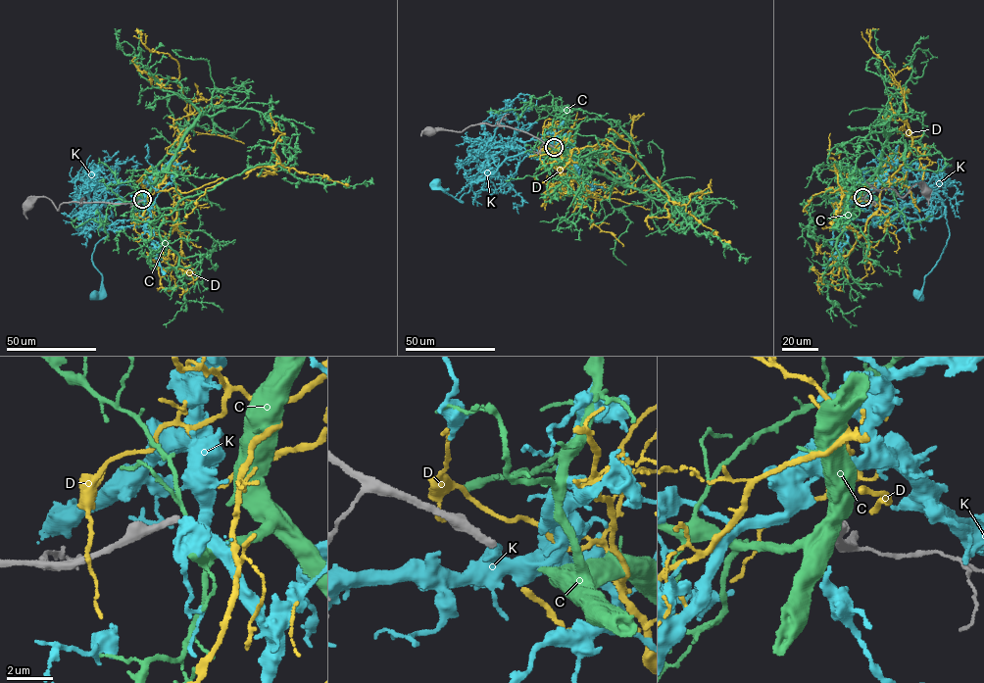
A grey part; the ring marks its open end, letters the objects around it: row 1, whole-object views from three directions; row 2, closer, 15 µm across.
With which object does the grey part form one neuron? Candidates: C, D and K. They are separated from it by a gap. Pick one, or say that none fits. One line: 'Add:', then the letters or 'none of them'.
Add: C

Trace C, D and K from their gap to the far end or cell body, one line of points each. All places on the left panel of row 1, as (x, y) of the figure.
C: (146, 198), (160, 208), (173, 209), (182, 199), (211, 190), (248, 169), (267, 164), (325, 186), (373, 183)
D: (146, 197), (158, 189), (173, 188), (187, 193), (219, 178), (277, 164), (348, 185)
K: (144, 198), (115, 203), (113, 217), (98, 214), (97, 207), (108, 235), (92, 257), (102, 277), (95, 296)

